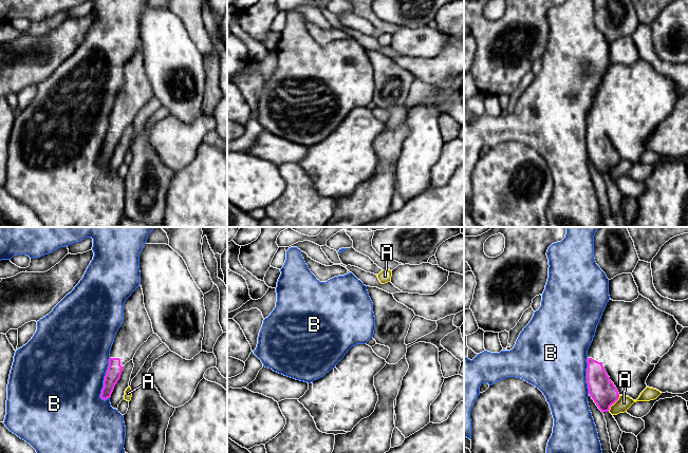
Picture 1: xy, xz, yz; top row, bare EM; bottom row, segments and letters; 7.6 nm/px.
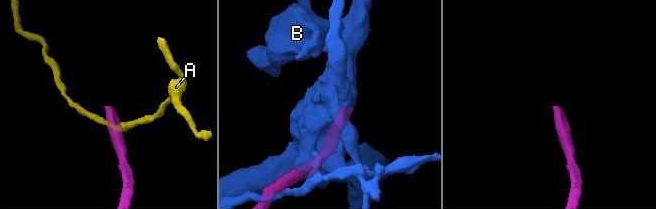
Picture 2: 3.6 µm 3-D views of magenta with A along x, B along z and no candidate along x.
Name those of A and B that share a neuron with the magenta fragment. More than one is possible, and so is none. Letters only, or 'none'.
none

